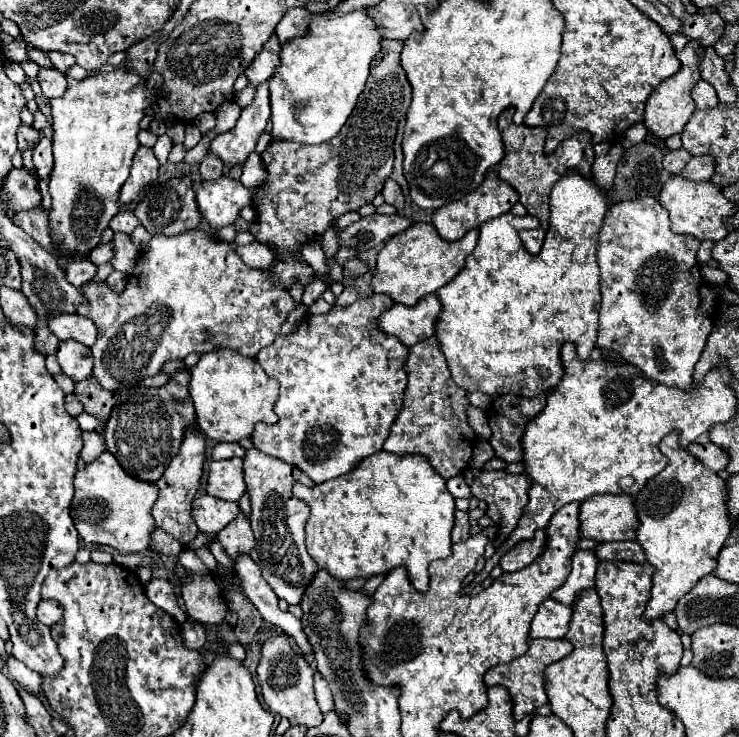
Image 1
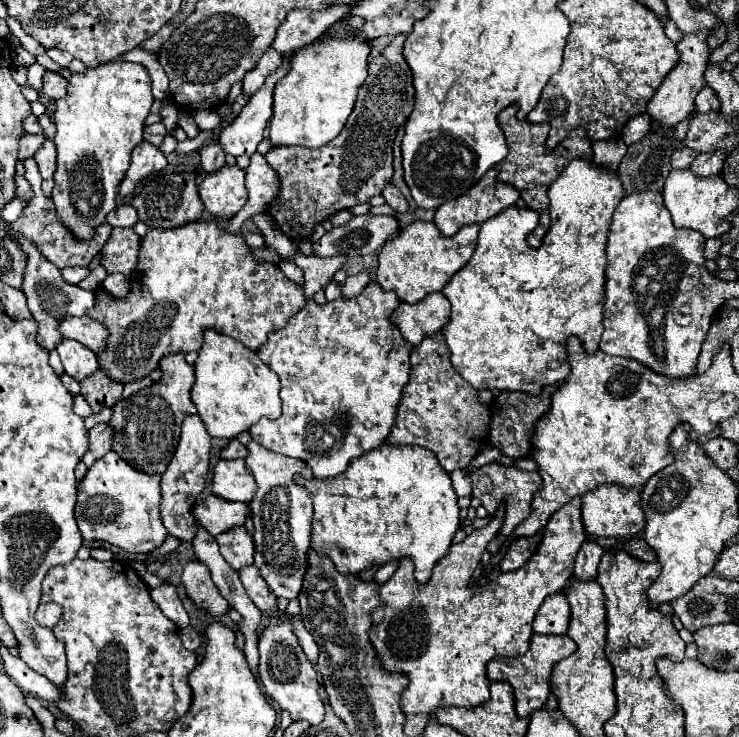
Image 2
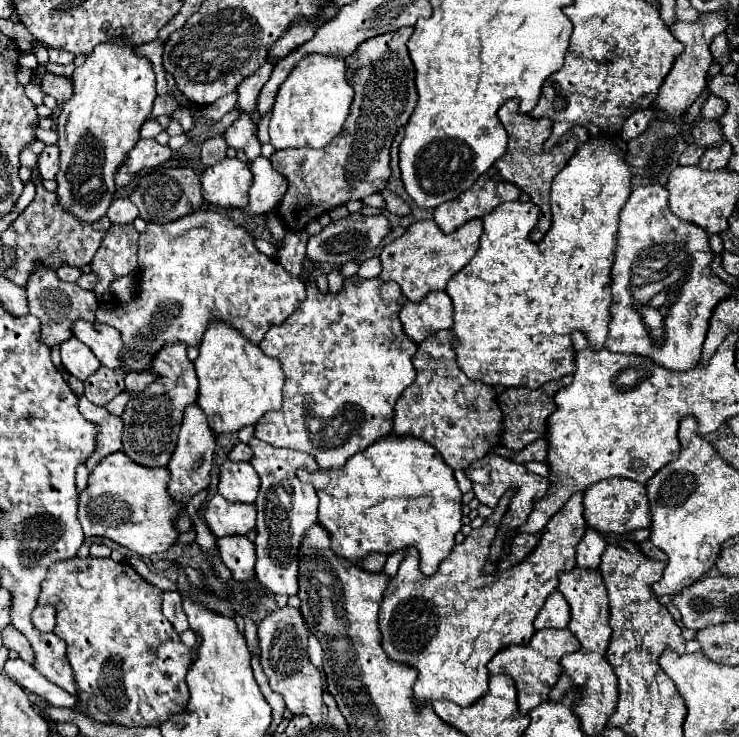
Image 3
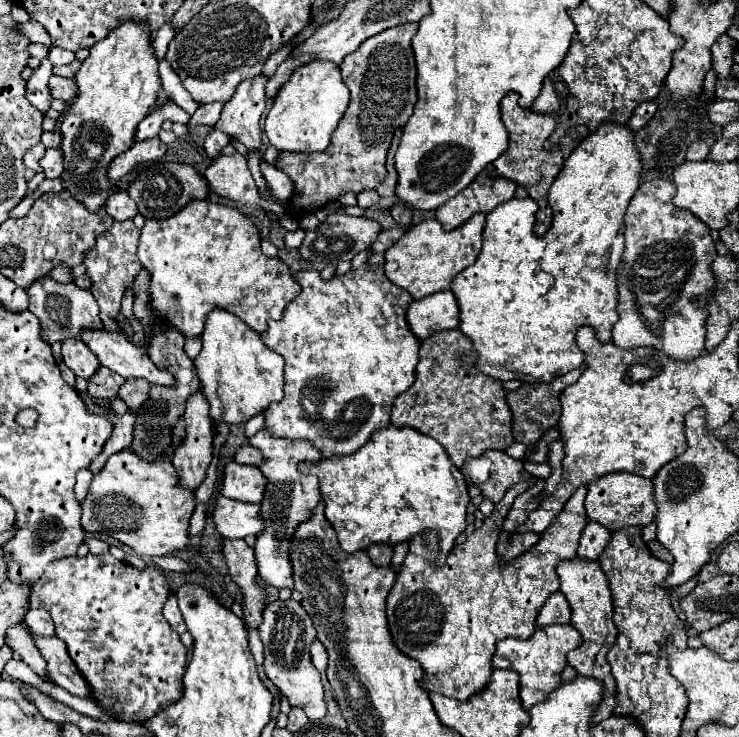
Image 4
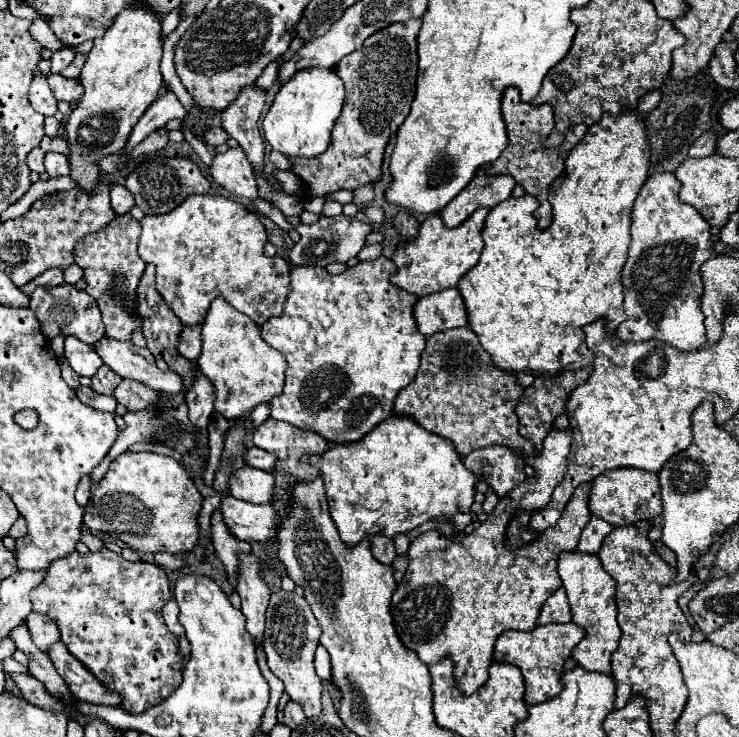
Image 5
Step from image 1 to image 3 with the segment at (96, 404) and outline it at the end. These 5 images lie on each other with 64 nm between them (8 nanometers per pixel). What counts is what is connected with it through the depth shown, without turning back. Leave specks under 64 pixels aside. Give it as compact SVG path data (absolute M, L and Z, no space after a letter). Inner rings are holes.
M100 366L92 376L84 380L84 396L96 406L106 406L120 392L124 392L122 372L112 372L110 368Z

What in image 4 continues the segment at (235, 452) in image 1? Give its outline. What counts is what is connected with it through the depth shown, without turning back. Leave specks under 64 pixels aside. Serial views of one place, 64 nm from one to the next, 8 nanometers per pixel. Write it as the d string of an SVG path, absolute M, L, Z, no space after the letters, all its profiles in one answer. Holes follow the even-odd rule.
M244 444L244 446L240 446L240 450L234 454L234 460L240 462L240 464L252 464L252 466L256 466L256 464L260 464L260 454L258 454L256 448L252 448L250 444Z

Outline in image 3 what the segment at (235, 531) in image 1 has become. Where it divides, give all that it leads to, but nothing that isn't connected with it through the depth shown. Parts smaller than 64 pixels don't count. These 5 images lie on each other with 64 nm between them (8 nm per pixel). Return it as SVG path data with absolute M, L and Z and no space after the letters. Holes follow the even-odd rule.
M224 536L218 538L218 550L224 564L232 570L234 578L240 582L248 582L254 576L254 544L246 536Z

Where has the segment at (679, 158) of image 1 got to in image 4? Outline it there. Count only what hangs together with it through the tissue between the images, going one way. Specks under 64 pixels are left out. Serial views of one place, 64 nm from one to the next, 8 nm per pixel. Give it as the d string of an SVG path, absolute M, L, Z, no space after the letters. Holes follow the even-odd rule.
M696 140L690 144L690 148L686 150L686 160L690 162L698 162L704 160L708 156L708 144L704 140Z

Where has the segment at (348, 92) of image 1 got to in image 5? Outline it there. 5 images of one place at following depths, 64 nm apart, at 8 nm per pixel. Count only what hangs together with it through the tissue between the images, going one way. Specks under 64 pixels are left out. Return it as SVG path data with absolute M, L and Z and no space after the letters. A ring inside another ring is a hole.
M312 66L312 68L304 68L304 70L296 72L280 88L280 92L274 98L272 108L264 116L262 130L264 130L264 136L266 136L268 144L274 150L282 152L284 156L318 156L318 154L322 154L328 148L328 144L330 144L330 134L332 134L334 122L336 122L336 118L342 112L344 94L346 94L344 92L344 84L342 84L340 76L334 72L334 68L316 68L316 66Z

